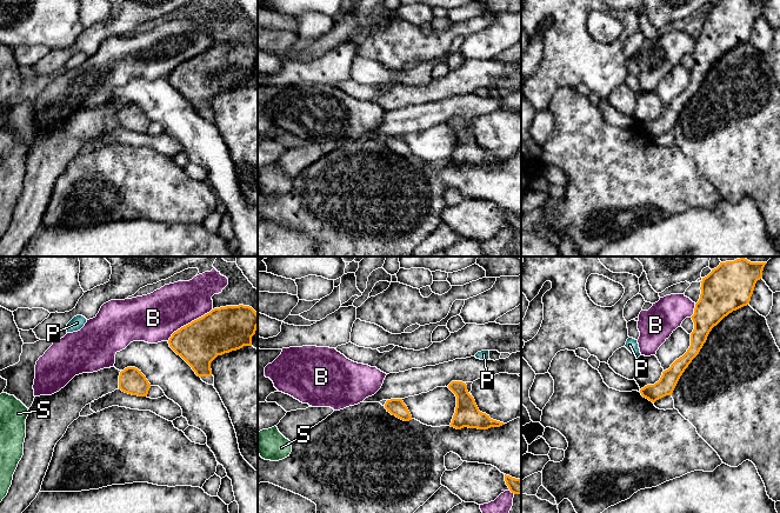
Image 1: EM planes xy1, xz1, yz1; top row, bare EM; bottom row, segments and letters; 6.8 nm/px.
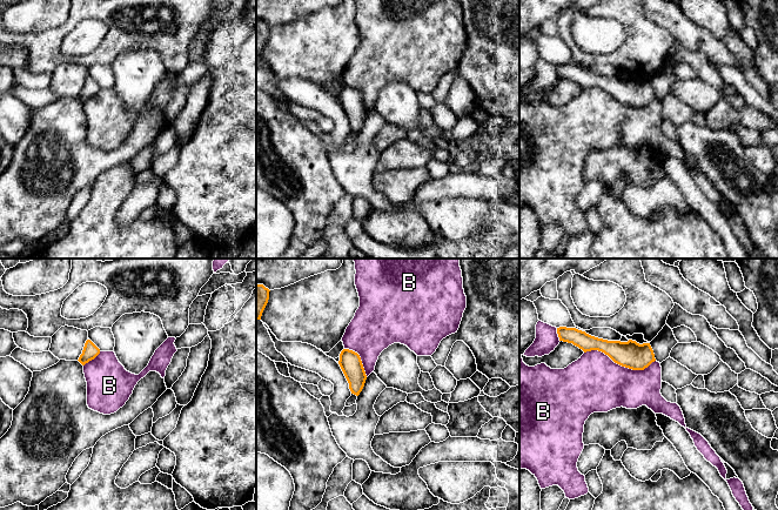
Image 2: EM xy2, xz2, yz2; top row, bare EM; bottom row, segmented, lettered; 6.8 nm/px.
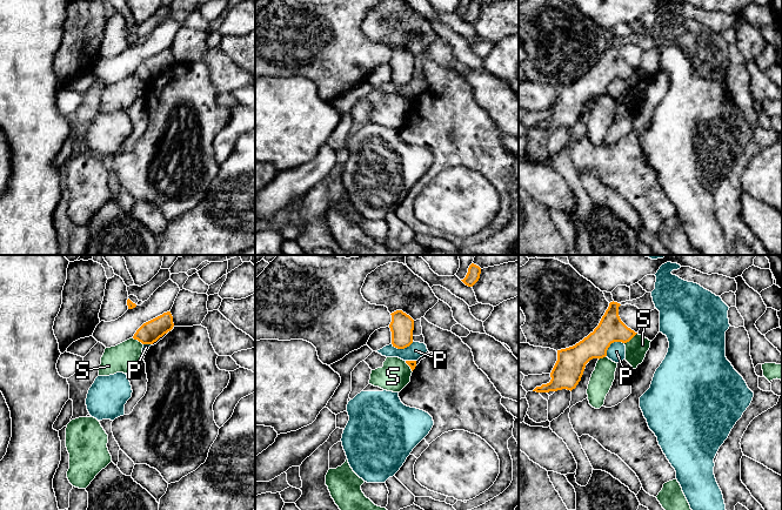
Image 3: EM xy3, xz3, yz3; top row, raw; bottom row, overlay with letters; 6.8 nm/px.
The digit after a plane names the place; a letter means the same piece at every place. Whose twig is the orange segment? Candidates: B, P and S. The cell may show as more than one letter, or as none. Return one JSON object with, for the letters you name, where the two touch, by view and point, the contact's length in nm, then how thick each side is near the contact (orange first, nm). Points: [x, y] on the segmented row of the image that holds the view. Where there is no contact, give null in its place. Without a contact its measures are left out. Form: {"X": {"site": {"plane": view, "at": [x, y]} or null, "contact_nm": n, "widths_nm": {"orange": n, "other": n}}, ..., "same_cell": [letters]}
{"same_cell": []}

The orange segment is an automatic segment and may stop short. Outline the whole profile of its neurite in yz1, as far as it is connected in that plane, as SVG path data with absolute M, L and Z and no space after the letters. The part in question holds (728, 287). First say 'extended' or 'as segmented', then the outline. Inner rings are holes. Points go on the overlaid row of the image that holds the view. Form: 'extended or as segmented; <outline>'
as segmented; M745 258L720 262L712 272L702 278L701 294L691 317L694 329L691 333L691 346L676 359L654 385L640 389L644 398L652 402L672 395L680 377L699 354L712 328L733 311L747 306L751 301L755 284L762 278L767 262L751 262Z

